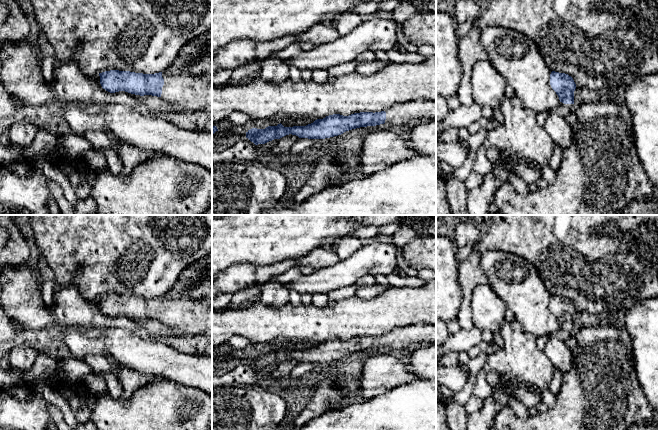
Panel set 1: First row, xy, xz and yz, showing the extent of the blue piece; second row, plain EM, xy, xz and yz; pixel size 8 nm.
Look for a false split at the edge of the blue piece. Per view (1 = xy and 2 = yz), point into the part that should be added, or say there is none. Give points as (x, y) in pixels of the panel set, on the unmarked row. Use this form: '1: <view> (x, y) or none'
1: xy (185, 318)
2: yz (564, 333)

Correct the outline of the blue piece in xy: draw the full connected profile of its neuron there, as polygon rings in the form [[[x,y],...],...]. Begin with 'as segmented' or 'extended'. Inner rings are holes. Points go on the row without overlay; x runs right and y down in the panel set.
extended; [[[169,293],[155,298],[143,298],[130,295],[110,294],[99,297],[100,308],[110,317],[125,315],[135,319],[152,319],[161,321],[168,327],[164,332],[150,332],[145,329],[136,330],[134,335],[146,341],[156,341],[160,337],[191,338],[212,333],[212,299],[189,299],[186,297],[173,299]]]

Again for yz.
extended; [[[552,295],[550,298],[550,309],[560,324],[557,334],[565,342],[568,338],[574,336],[575,333],[574,315],[576,308],[568,298]]]

